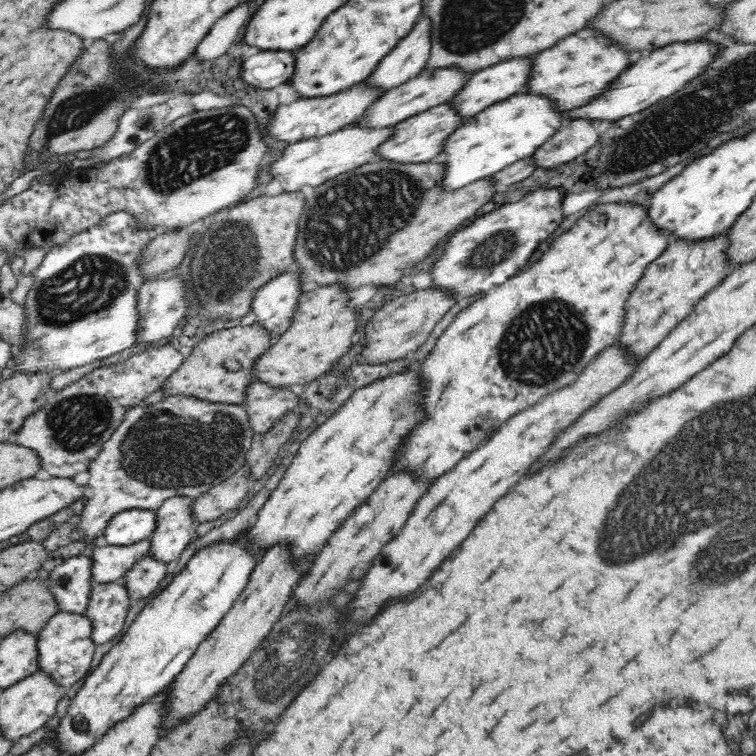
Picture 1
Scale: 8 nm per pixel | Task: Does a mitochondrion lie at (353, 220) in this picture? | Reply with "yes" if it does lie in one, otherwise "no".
yes

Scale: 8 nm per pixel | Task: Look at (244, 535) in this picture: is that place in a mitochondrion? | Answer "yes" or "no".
no

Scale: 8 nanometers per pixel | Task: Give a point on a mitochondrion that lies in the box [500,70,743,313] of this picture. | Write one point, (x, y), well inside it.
(630, 140)

